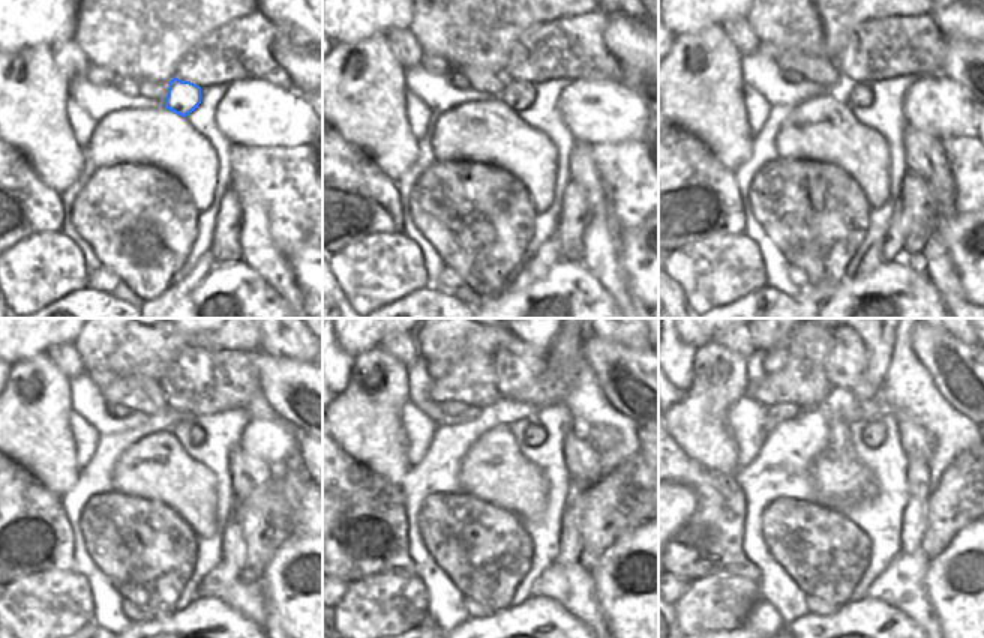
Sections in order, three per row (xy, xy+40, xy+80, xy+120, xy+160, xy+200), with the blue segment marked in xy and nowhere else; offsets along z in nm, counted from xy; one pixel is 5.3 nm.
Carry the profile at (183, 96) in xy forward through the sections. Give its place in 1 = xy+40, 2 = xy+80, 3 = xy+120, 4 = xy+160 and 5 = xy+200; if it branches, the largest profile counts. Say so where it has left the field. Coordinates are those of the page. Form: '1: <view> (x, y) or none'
1: xy+40 (518, 95)
2: xy+80 (860, 95)
3: xy+120 (197, 436)
4: xy+160 (534, 436)
5: xy+200 (873, 433)

